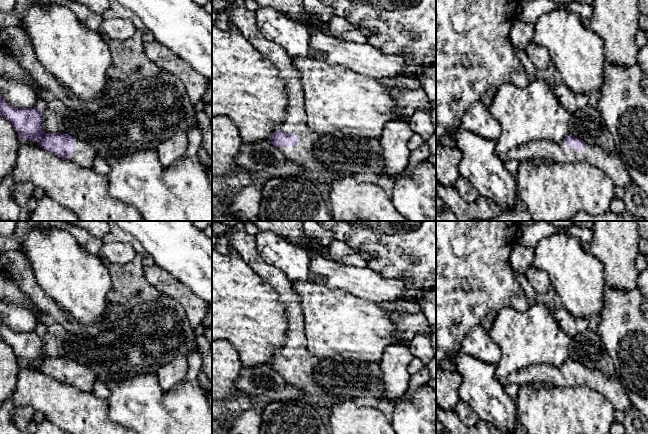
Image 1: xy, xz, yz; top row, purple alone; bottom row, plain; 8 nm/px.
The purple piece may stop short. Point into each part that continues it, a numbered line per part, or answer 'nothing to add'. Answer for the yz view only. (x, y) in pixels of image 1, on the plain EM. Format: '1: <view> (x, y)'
1: yz (611, 388)

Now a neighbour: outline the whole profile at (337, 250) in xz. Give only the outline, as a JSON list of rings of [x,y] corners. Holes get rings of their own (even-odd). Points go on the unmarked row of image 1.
[[[333,241],[331,243],[328,257],[332,260],[339,261],[340,259],[355,253],[359,253],[367,262],[370,260],[370,255],[367,252],[350,247],[346,243],[340,241]]]

